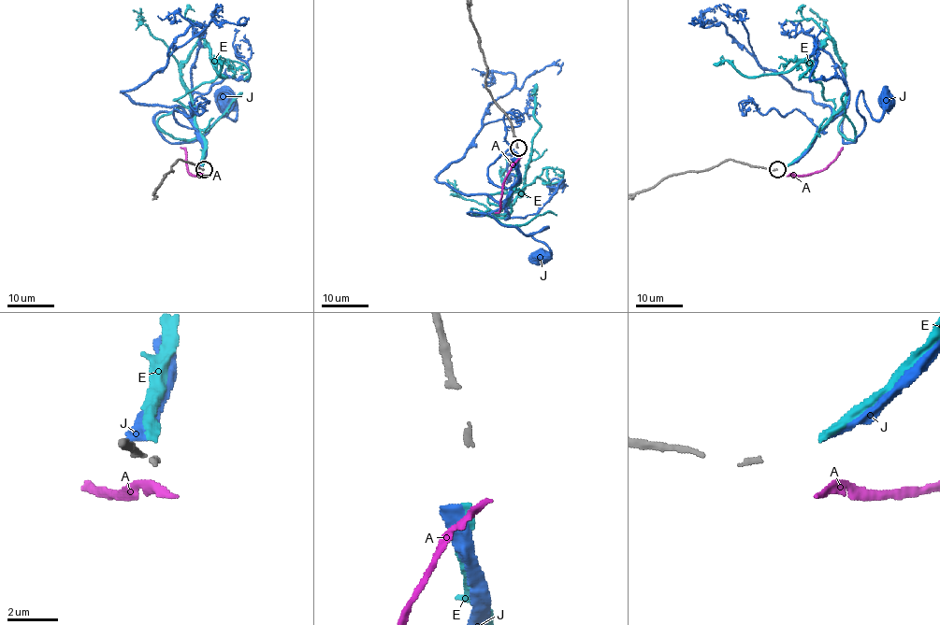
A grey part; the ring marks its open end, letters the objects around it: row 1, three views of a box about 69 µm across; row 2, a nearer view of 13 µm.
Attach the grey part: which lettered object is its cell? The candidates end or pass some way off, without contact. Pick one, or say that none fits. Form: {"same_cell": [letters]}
{"same_cell": []}

